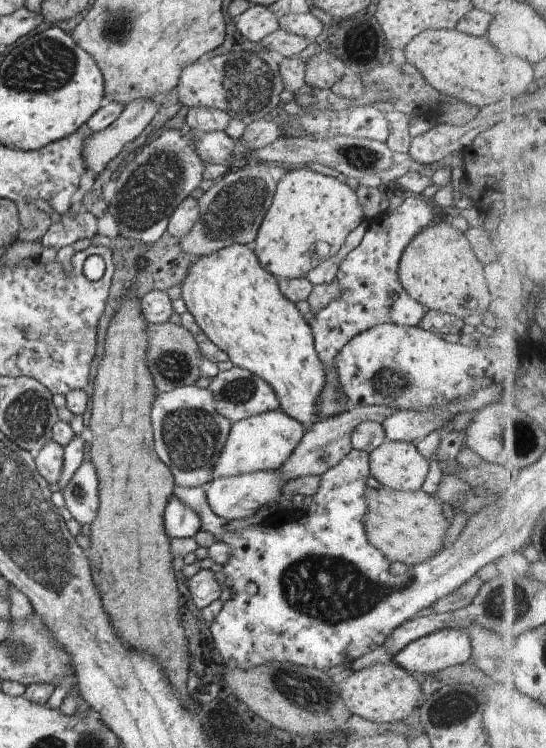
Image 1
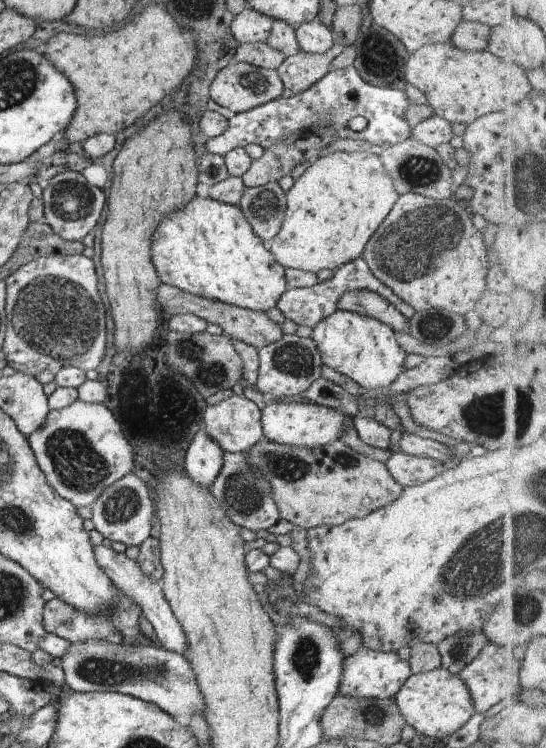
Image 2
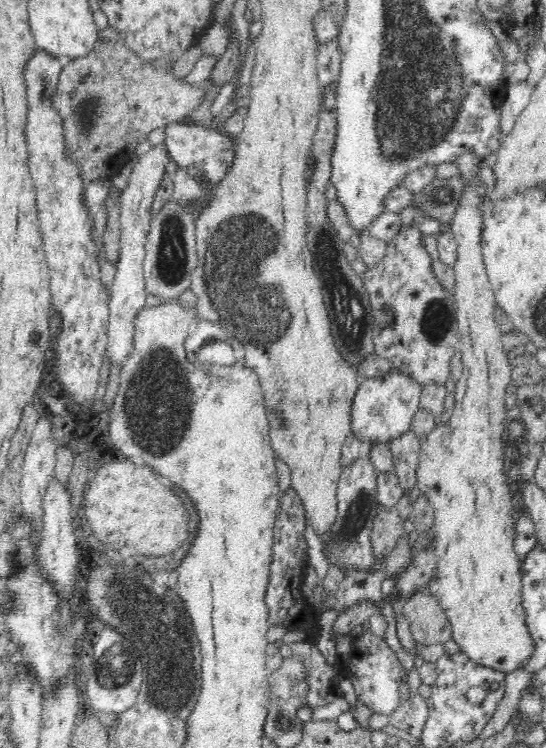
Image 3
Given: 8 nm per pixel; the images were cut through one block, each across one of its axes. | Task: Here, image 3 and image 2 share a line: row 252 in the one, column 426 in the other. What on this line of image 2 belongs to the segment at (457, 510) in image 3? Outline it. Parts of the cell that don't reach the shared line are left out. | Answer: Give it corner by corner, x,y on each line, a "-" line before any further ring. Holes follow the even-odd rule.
402,452
392,454
385,463
394,480
403,487
425,483
444,471
443,463
436,459

